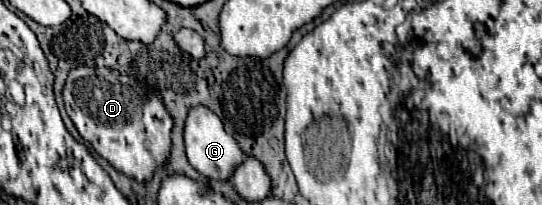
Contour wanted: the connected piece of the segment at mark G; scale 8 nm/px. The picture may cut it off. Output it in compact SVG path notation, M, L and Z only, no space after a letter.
M194 107L188 117L186 117L186 123L184 123L184 147L186 147L186 157L190 161L190 165L206 175L208 179L230 179L234 167L238 163L242 163L244 159L244 153L240 151L238 143L234 141L234 137L230 137L226 131L224 131L224 125L222 121L206 107Z

